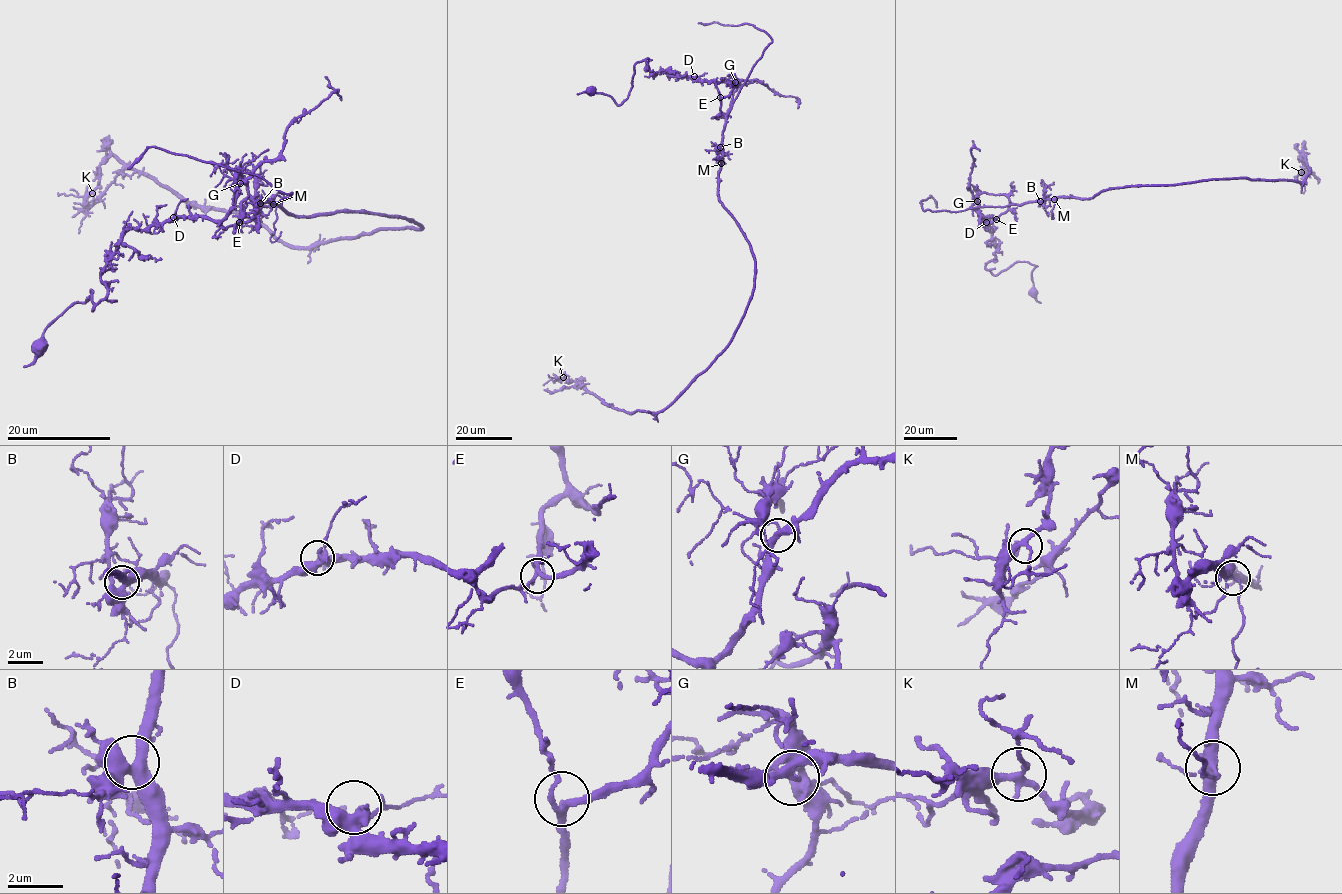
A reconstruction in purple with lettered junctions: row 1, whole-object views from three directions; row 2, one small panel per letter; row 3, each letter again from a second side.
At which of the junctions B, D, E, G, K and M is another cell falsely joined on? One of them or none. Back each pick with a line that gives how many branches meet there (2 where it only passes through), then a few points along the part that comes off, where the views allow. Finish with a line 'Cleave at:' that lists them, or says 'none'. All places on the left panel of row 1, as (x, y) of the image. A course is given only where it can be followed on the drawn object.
G: branches 3; course (240, 183), (221, 220), (130, 229), (103, 269), (105, 296), (93, 310), (91, 290), (57, 317), (23, 367)
Cleave at: G

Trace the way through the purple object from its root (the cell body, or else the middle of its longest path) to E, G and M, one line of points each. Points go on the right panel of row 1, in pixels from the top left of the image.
E: (1112, 189), (1087, 198), (1056, 197), (1010, 204), (996, 219)
G: (1112, 189), (1087, 198), (1056, 197), (1020, 204), (1012, 204), (1004, 195), (982, 193), (976, 197), (977, 201)
M: (1112, 189), (1087, 198), (1054, 199)

